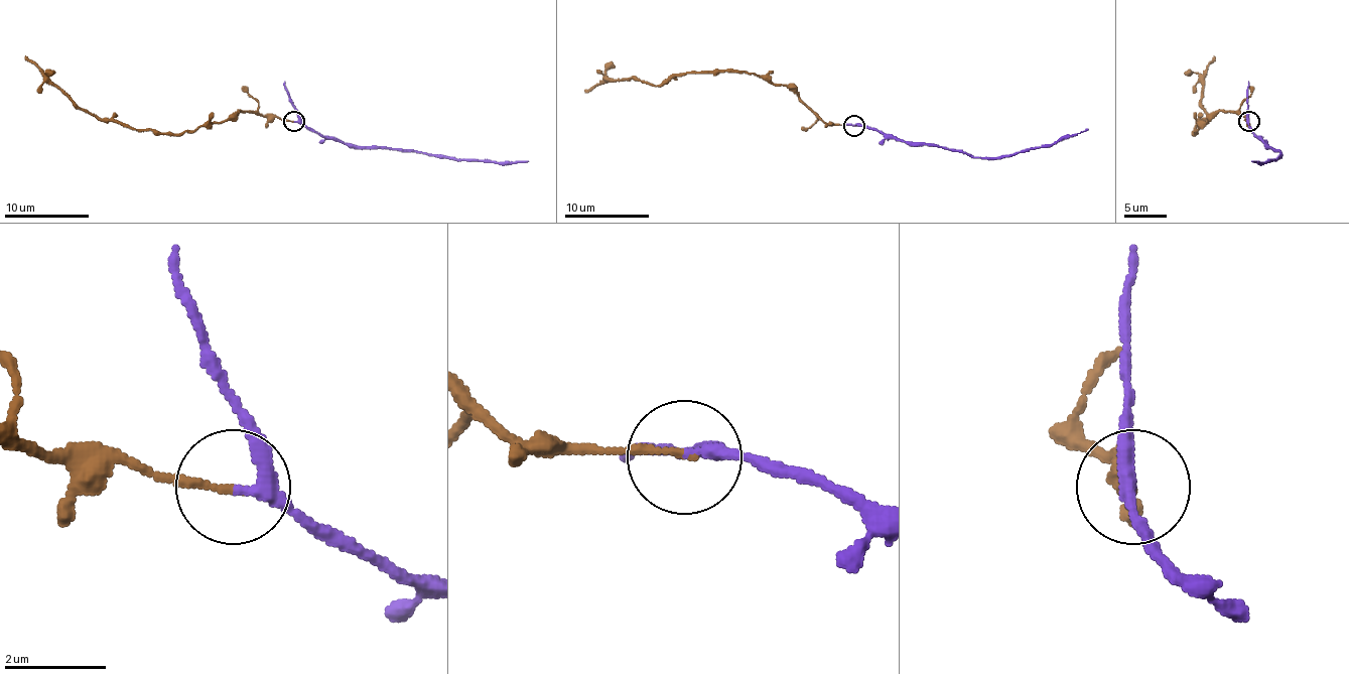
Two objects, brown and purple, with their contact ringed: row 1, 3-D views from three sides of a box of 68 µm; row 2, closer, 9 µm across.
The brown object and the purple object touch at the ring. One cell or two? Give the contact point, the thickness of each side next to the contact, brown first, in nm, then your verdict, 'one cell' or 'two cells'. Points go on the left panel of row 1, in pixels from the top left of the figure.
place (294, 121); calibres 150 and 220 nm; one cell

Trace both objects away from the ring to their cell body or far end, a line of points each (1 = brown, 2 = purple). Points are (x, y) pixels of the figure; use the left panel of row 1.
1: (294, 121), (240, 111), (225, 121), (211, 121), (193, 130), (155, 134), (82, 111), (24, 56)
2: (294, 121), (324, 136), (358, 147), (410, 149), (478, 161), (529, 161)

